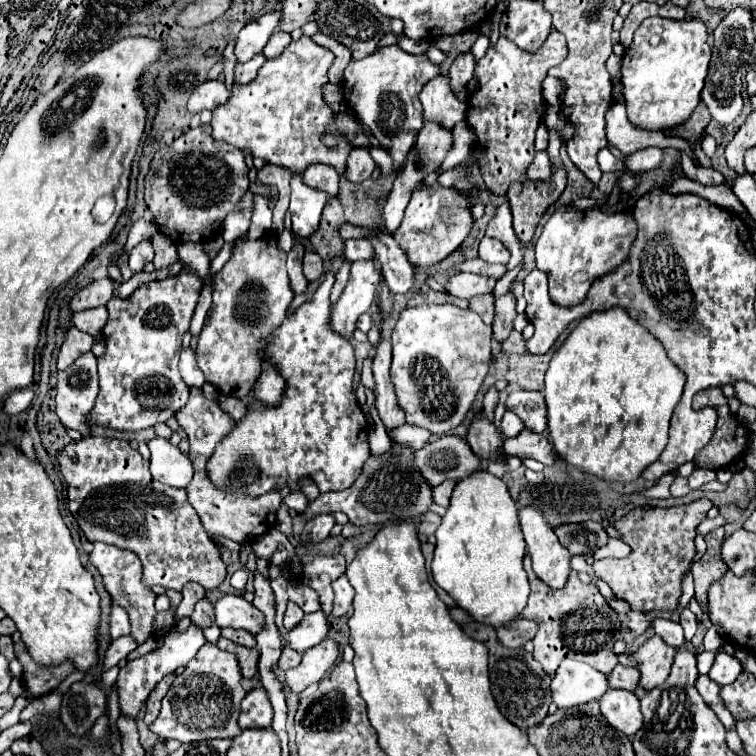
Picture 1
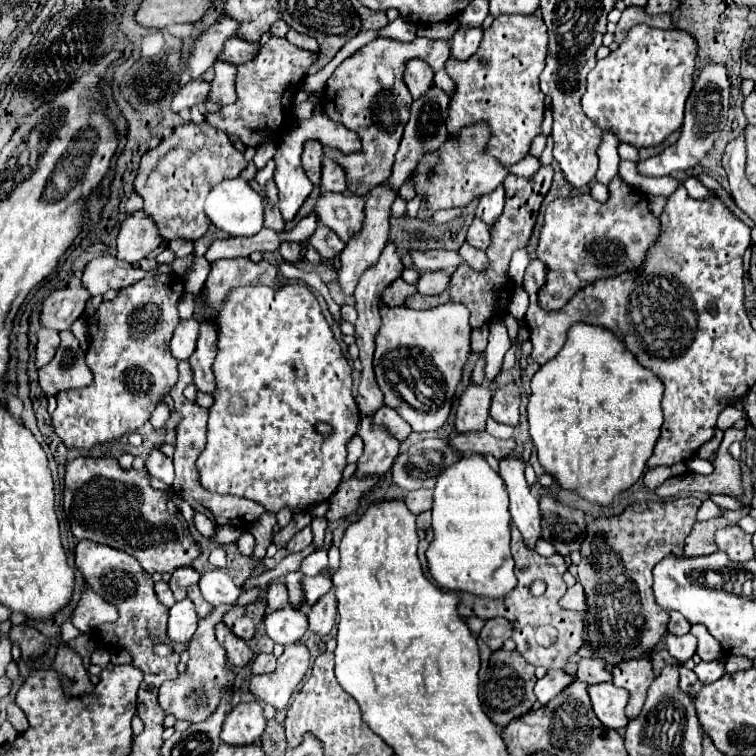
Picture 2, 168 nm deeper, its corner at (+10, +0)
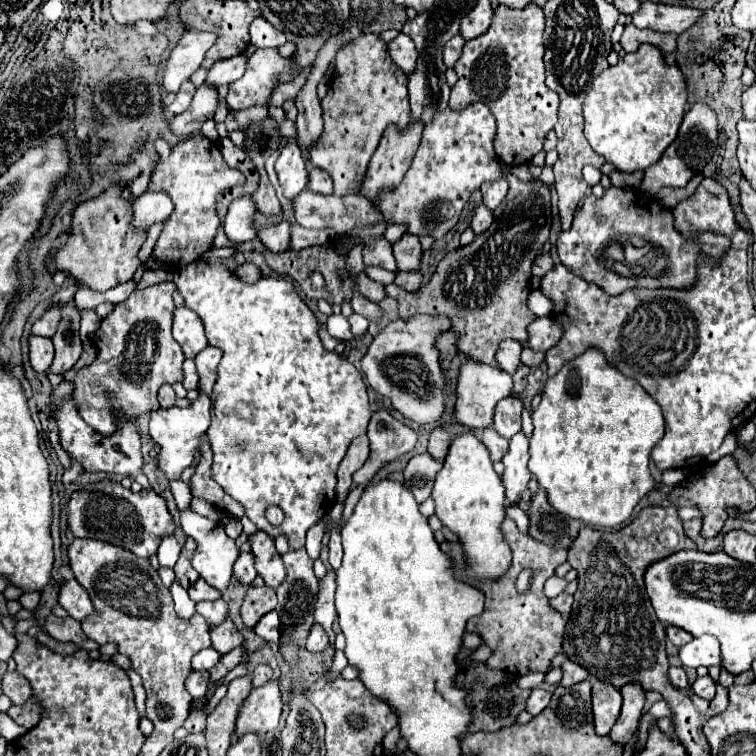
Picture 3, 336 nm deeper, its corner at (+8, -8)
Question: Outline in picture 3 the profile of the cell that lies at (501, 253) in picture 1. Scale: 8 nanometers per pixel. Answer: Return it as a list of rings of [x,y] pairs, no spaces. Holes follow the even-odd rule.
[[[480,204],[478,208],[476,208],[476,212],[474,212],[474,216],[472,216],[472,230],[474,230],[474,234],[478,236],[478,234],[484,234],[488,228],[490,228],[490,224],[492,224],[492,214],[486,210],[486,206],[484,204]]]

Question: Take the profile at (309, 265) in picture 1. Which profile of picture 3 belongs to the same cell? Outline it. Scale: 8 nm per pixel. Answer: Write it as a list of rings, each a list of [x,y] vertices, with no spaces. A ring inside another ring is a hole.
[[[282,220],[276,226],[270,228],[260,228],[258,230],[258,238],[276,254],[288,252],[290,250],[290,224],[286,220]]]

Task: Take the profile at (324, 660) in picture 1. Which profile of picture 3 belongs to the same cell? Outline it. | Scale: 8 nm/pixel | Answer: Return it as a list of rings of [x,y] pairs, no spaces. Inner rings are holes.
[[[272,678],[268,684],[254,688],[238,712],[234,736],[240,738],[246,732],[262,734],[274,730],[278,726],[282,706],[280,678]]]

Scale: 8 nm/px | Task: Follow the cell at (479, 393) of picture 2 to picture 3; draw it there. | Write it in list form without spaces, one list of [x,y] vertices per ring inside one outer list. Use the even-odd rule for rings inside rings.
[[[464,360],[458,378],[458,400],[456,400],[456,422],[468,426],[472,430],[484,430],[492,424],[492,414],[496,404],[510,396],[512,392],[512,376],[504,370],[490,368],[486,364],[478,364],[472,360]]]

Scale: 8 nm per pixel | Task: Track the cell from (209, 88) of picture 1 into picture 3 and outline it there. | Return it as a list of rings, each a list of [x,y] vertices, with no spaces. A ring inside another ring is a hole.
[[[188,80],[186,84],[182,84],[182,88],[178,90],[174,102],[168,106],[168,112],[170,114],[182,114],[188,110],[188,106],[192,104],[192,98],[194,98],[194,92],[196,92],[196,86]]]

